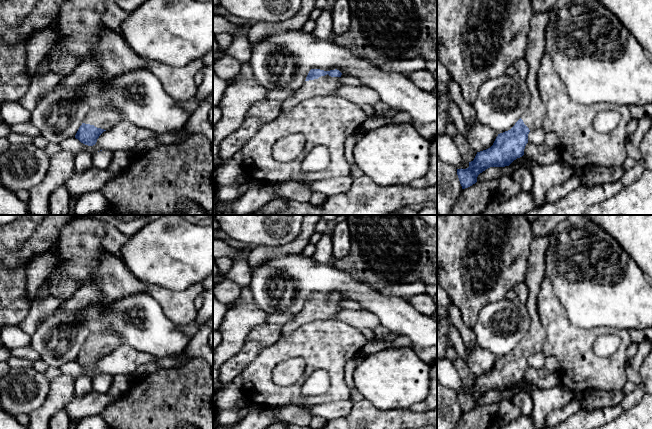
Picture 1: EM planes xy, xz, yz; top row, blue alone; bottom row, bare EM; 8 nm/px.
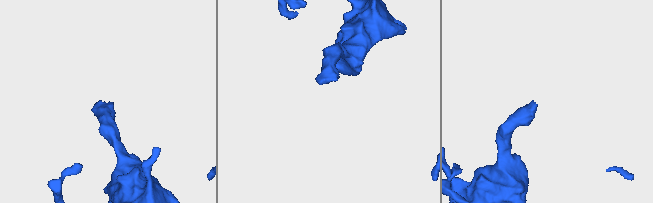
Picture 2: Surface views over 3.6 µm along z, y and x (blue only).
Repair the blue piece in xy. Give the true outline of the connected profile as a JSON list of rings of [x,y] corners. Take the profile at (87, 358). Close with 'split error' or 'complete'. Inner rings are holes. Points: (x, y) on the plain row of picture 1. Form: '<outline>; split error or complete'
[[[106,333],[103,335],[90,335],[82,349],[79,351],[75,362],[81,367],[93,370],[99,360],[122,345],[119,335]]]; split error

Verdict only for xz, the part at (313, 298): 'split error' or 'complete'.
split error

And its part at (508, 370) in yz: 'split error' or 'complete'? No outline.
split error

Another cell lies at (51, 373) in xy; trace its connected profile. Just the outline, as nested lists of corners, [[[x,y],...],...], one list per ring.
[[[49,366],[44,374],[45,374],[45,377],[48,379],[48,381],[51,382],[53,379],[58,377],[60,374],[62,374],[62,372],[59,367]]]

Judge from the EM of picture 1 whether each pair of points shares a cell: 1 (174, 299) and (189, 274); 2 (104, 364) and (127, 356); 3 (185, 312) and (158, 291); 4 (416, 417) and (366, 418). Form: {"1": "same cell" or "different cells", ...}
{"1": "different cells", "2": "same cell", "3": "same cell", "4": "same cell"}

